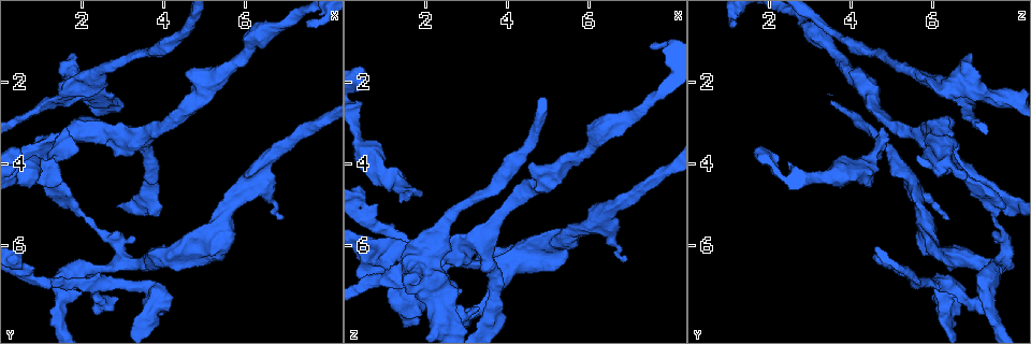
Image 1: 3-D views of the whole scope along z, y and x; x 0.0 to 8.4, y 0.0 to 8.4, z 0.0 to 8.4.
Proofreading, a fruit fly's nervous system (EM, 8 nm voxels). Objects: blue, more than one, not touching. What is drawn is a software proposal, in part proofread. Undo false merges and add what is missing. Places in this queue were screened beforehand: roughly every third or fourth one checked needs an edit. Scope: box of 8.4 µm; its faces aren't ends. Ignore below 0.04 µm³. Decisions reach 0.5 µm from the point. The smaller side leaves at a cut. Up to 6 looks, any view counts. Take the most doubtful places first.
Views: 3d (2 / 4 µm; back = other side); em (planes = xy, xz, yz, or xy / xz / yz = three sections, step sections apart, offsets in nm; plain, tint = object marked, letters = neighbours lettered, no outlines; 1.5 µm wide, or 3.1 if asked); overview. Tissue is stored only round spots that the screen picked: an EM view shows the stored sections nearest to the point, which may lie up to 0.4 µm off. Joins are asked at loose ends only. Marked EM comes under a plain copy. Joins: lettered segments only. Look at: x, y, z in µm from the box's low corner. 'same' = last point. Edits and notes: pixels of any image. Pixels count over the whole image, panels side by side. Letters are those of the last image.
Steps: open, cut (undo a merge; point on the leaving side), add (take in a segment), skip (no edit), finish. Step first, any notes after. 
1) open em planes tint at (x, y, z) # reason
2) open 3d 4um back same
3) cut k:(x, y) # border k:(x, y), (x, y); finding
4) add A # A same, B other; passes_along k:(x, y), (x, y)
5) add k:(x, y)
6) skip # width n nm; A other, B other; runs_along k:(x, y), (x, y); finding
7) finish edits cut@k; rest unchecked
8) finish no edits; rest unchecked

open 3d 2um at (1.65, 3.10, 4.80) # an open end

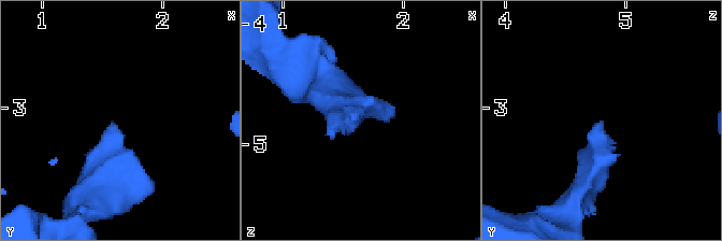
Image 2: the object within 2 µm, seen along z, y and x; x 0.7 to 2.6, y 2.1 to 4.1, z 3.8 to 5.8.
open em planes letters at (1.60, 3.16, 4.82)

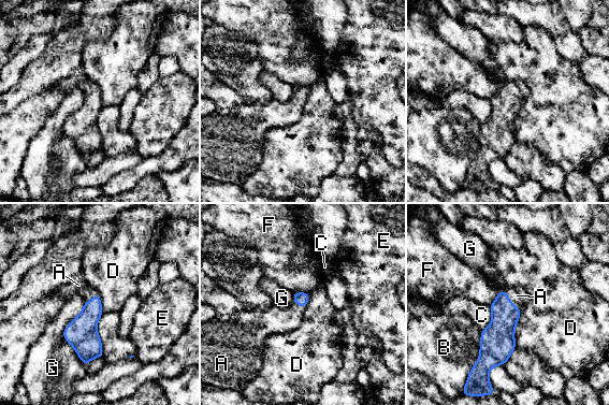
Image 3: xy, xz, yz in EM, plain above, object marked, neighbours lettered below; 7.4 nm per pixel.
add A # A same, B other, C other, D other, E other, F other, G other; passes_along 3:(505, 315), (509, 300), (517, 295); the neuron continues

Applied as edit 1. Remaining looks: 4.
open em xy step 4 letters at (3.30, 5.80, 7.55) # an open end

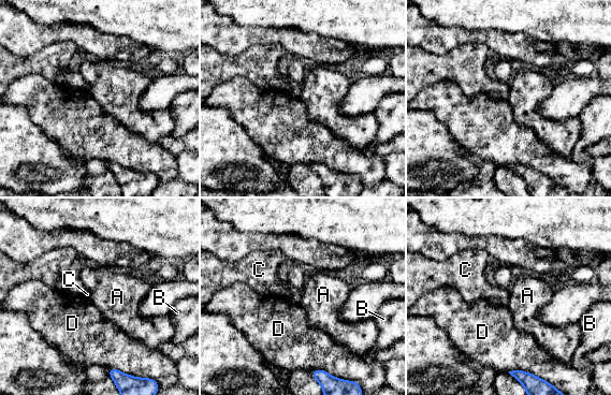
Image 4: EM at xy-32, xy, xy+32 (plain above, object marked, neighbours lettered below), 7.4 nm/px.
open em planes letters same

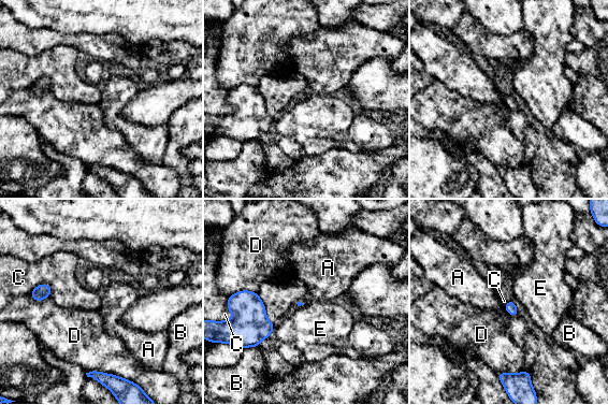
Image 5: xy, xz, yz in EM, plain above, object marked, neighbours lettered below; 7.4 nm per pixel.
skip # A other, B other, C other, D other, E other; border 5:(275, 324), (273, 329); no lettered segment goes on from it

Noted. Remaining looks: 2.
open 3d 2um back at (6.80, 5.35, 6.45) # branch stops here

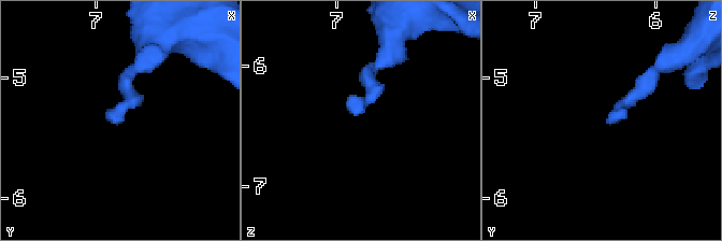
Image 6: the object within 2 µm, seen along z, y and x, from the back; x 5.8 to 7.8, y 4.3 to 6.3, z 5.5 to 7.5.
open em planes letters at (6.78, 5.34, 6.40)

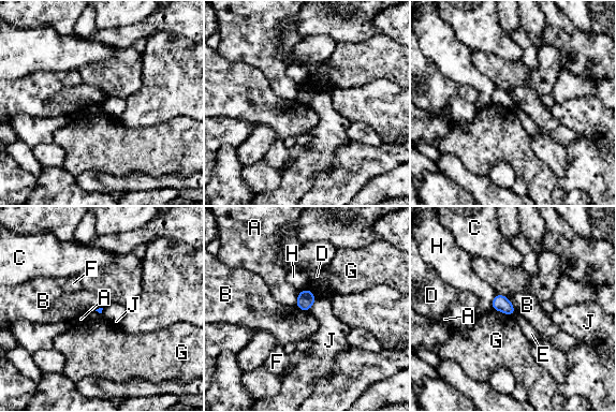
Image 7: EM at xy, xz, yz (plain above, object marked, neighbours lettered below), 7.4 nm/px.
skip # A other, B other, C other, D other, E other, F other, G other, H other, J other; border 7:(508, 298), (516, 311); no lettered segment goes on from it

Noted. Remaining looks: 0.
finish edits add@3; rest unchecked

